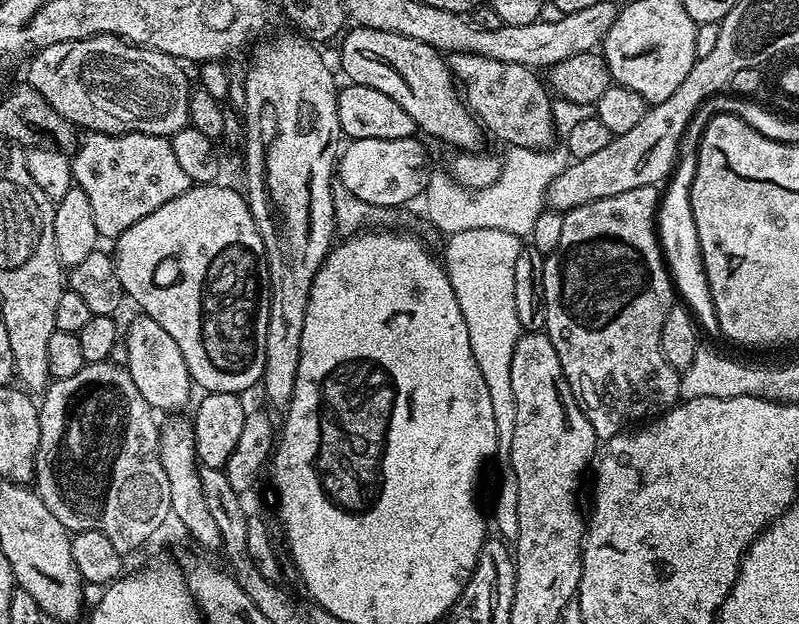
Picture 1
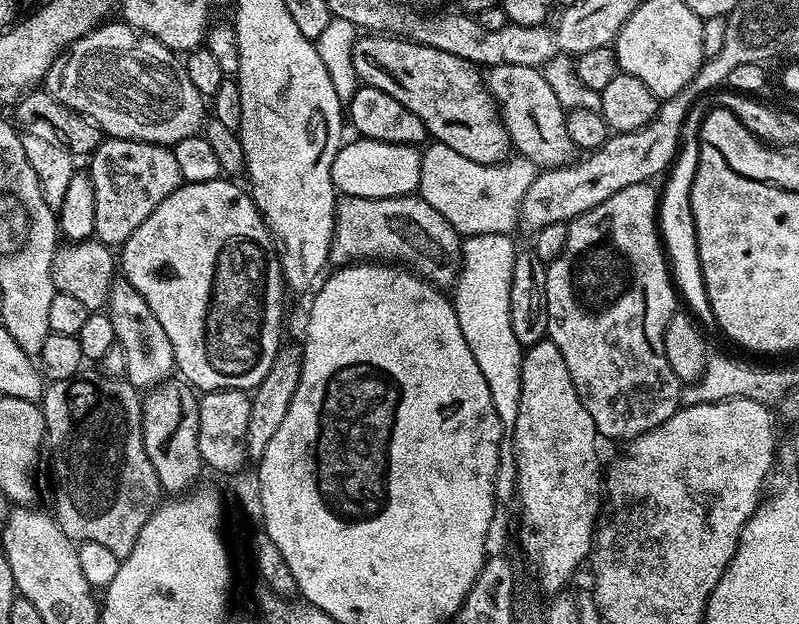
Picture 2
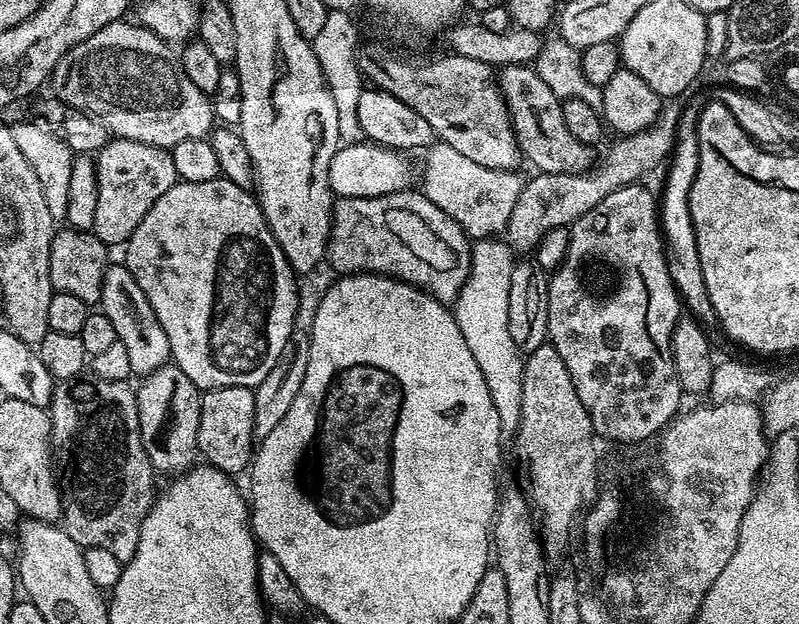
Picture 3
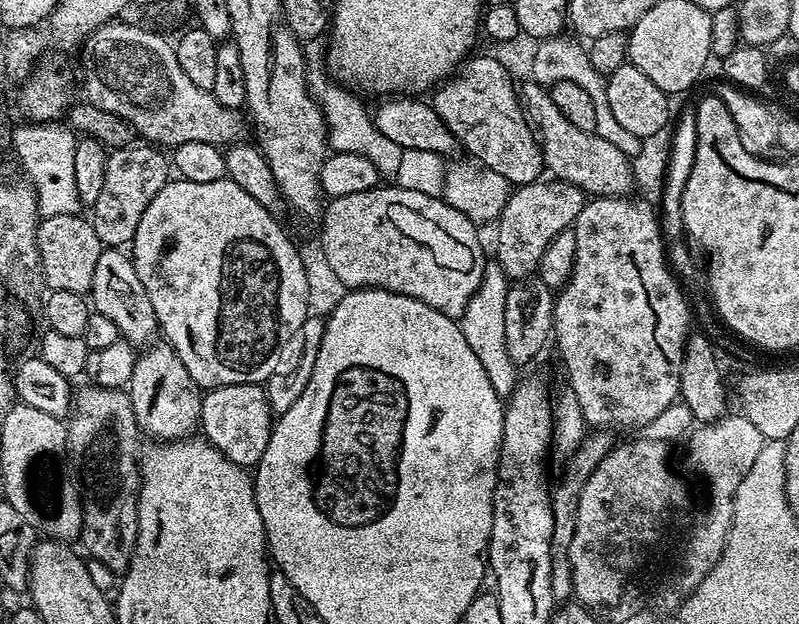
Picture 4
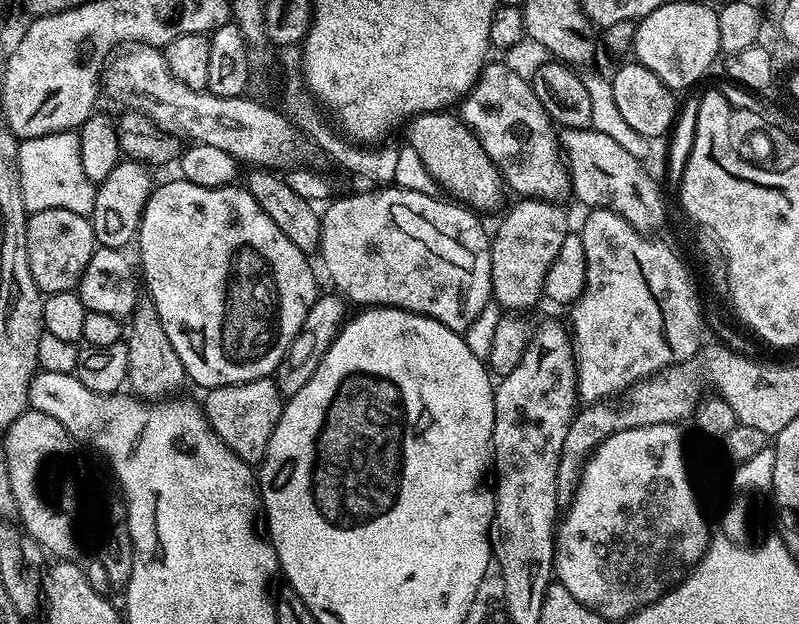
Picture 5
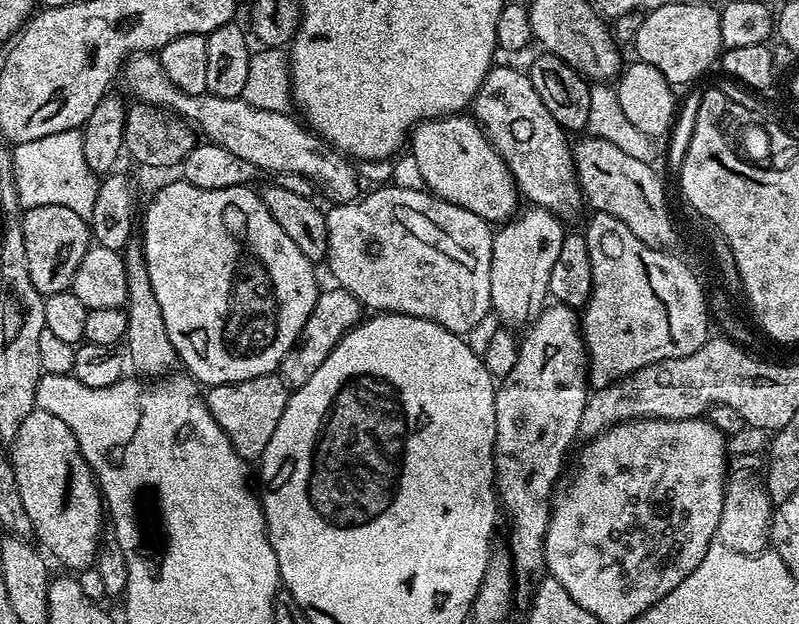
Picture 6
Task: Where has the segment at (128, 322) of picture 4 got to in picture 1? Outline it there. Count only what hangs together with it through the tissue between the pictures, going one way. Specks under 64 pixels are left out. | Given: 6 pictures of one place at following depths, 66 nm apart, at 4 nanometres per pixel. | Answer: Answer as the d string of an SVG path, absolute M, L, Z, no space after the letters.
M143 314L126 324L126 343L128 345L128 363L126 365L130 378L134 378L134 386L138 386L138 394L146 398L146 402L154 410L164 414L176 414L194 392L192 375L188 373L186 362L182 358L182 350L178 350L178 342L154 322L154 318Z

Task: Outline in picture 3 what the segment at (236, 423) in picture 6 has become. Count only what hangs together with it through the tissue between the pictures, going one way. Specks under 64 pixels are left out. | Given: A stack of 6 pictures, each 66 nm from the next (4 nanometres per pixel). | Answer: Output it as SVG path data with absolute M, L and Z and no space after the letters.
M242 386L207 389L200 397L200 417L198 418L198 438L196 447L213 468L221 468L229 474L237 474L249 467L254 455L254 391Z

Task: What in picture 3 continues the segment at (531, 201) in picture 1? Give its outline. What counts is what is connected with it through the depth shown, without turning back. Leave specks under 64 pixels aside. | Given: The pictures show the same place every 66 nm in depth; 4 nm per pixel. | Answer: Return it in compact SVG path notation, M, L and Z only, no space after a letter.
M440 141L431 145L425 155L422 185L425 196L458 222L471 239L487 239L505 231L524 185L524 180L517 175L517 171L480 166L478 162L464 157L454 146Z

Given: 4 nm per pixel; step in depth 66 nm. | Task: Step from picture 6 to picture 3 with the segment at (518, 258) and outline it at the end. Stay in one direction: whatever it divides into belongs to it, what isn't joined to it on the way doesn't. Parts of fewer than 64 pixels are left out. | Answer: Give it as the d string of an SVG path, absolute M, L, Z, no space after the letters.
M665 103L655 124L646 131L616 139L618 141L602 158L599 157L595 164L584 172L537 173L534 179L528 180L523 185L504 231L508 246L518 254L531 253L545 233L554 228L569 227L578 217L593 209L602 198L606 198L607 194L639 181L642 178L640 176L654 169L664 158L666 160L675 147L681 111L679 103Z

